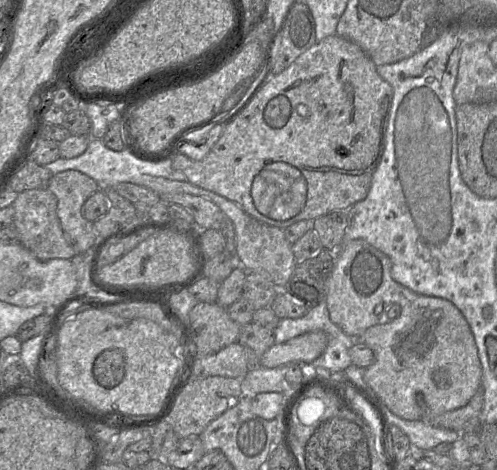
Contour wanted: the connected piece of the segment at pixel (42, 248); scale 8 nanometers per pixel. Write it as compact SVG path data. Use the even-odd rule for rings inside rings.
M31 189L18 193L11 206L14 209L13 226L20 236L20 243L42 261L72 259L75 251L65 238L57 215L57 199L48 189Z

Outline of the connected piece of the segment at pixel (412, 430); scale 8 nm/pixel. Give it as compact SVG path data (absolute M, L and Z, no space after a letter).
M384 404L382 409L387 424L399 427L408 436L414 448L432 450L443 442L453 444L462 435L453 430L429 425L421 420L404 420L393 414Z

